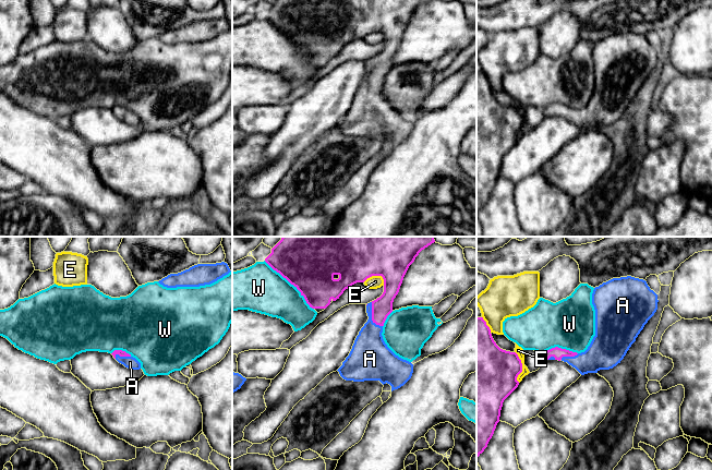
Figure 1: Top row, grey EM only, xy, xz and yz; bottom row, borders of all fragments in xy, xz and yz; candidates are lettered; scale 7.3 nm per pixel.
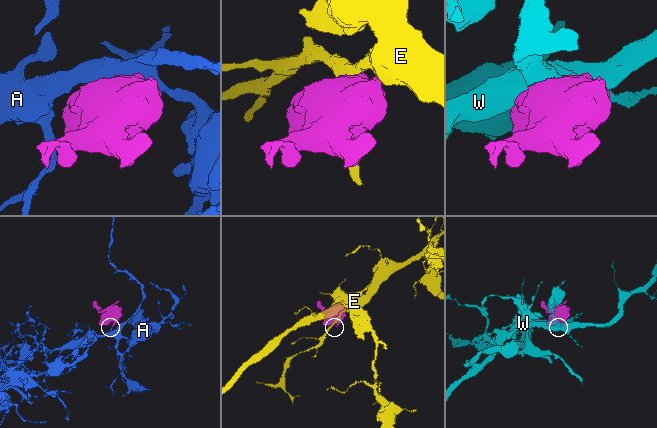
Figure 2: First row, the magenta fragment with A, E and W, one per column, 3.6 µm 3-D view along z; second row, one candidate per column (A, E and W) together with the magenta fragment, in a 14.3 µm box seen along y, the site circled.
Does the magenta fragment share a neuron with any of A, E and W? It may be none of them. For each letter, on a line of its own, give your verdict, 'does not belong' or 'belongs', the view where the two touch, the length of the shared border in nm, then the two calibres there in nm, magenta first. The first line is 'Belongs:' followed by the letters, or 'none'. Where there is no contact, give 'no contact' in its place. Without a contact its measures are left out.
Belongs: A
A: belongs; meets magenta in xz; contact 200 nm long; 150 nm thick on the magenta side, 260 nm on the other
E: does not belong; meets magenta in yz; contact 240 nm long; 420 nm thick on the magenta side, 60 nm on the other
W: does not belong; meets magenta in xz; contact 500 nm long; 480 nm thick on the magenta side, 360 nm on the other

